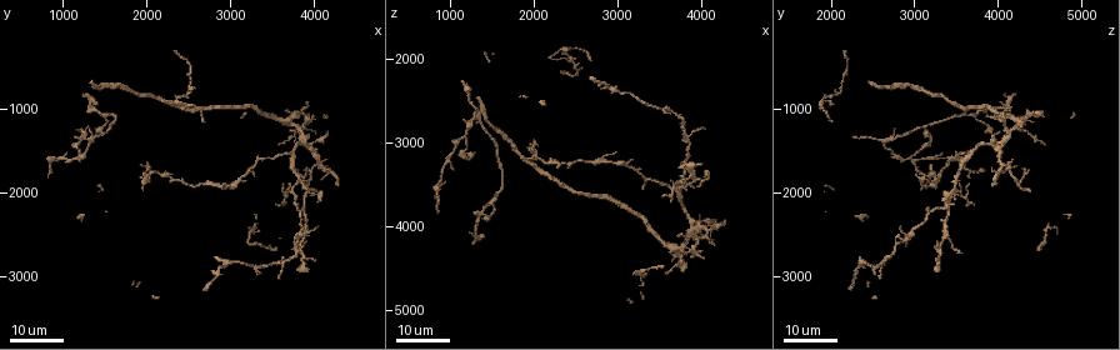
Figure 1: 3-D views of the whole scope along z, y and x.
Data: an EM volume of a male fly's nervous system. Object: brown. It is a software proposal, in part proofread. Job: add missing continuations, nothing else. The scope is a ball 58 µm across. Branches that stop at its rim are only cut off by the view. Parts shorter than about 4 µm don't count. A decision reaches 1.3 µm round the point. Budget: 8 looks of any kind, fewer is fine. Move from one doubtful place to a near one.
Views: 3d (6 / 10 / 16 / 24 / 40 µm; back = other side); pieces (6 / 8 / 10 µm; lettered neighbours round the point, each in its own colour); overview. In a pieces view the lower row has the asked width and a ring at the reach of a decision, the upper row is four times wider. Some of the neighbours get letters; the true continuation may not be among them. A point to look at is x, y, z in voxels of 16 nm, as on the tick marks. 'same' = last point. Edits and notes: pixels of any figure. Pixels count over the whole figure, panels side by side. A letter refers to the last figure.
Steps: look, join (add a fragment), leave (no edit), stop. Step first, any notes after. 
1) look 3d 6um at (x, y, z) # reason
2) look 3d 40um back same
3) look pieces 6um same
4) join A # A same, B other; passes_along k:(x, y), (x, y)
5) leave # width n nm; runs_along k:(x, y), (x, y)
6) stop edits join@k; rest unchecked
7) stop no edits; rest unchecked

look 3d 16um at (2650, 1150, 2050) # free end

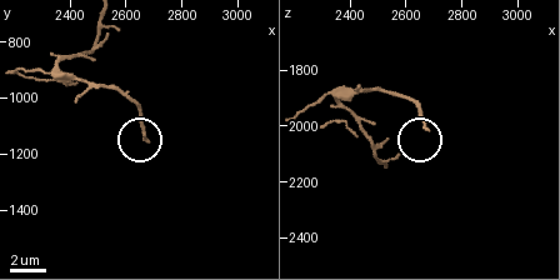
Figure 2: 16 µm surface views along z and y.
look 3d 6um at (2680, 1150, 2020)

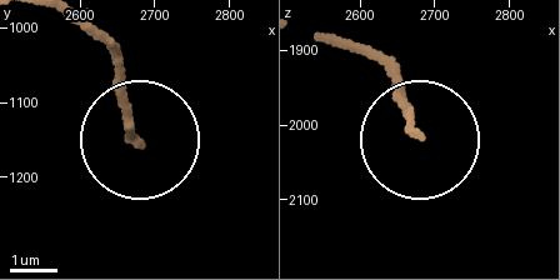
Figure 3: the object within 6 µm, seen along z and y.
look pieces 6um at (2675, 1150, 2010) # see the neighbours

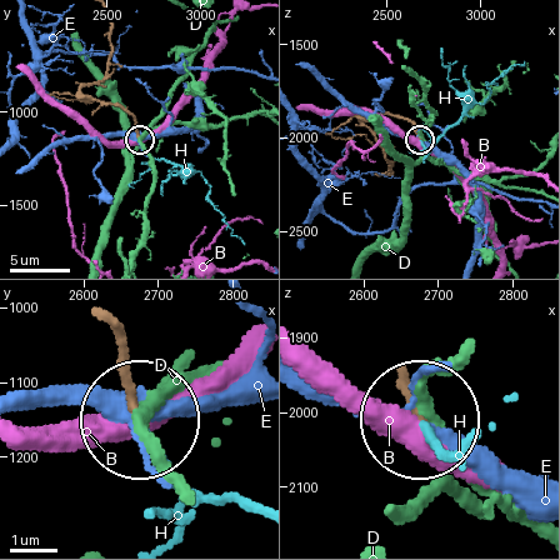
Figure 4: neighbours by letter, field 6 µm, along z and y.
join H # B other, D other, E other, H same; passes_along 4:(421, 141), (440, 138), (524, 61); the cell continues

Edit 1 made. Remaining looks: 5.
look overview # redraw

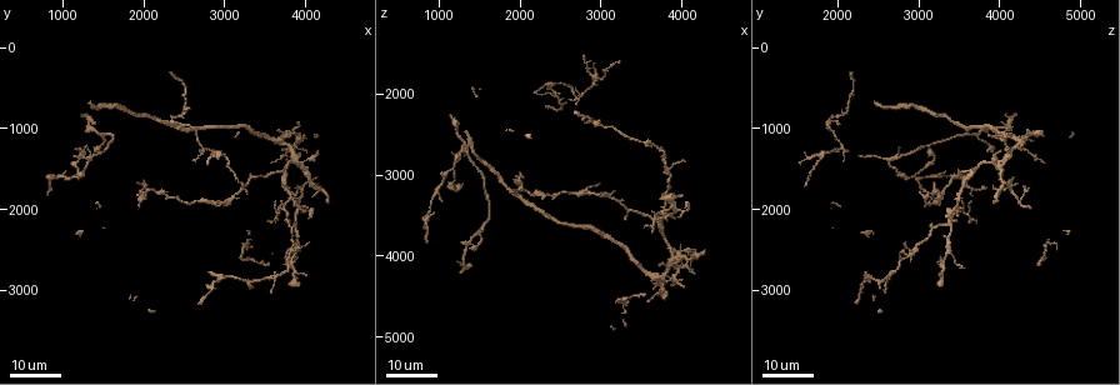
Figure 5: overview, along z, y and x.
look 3d 16um at (3650, 2200, 3700)

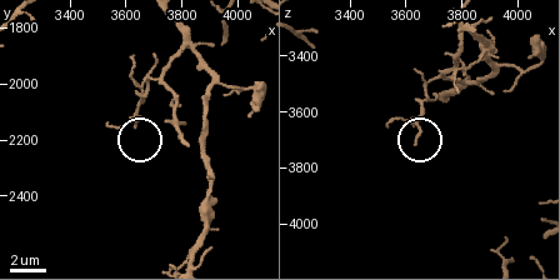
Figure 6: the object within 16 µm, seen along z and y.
look pieces 6um at (3630, 2150, 3720)

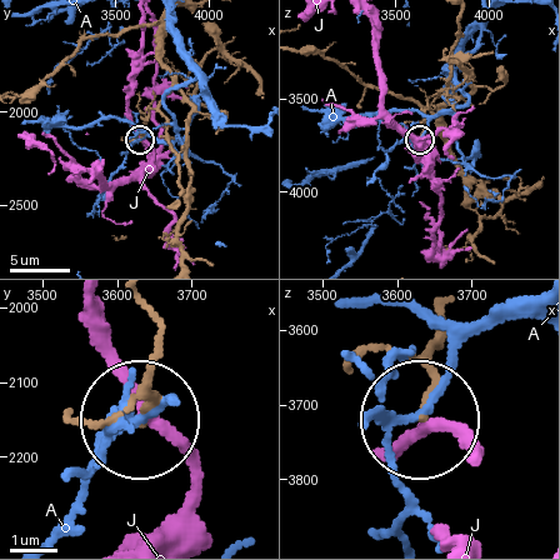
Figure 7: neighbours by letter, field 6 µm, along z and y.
leave # A other, J other; no lettered fragment goes on from it

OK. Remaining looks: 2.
look 3d 24um at (2800, 2800, 2350) # tapers out

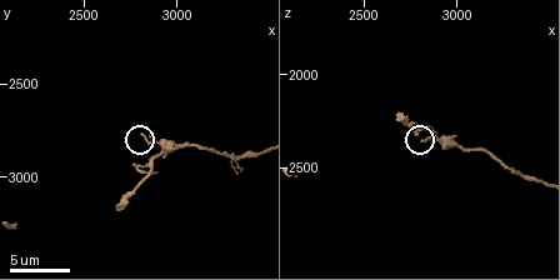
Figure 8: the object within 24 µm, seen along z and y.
look pieces 8um at (2820, 2780, 2360) # what lies round it

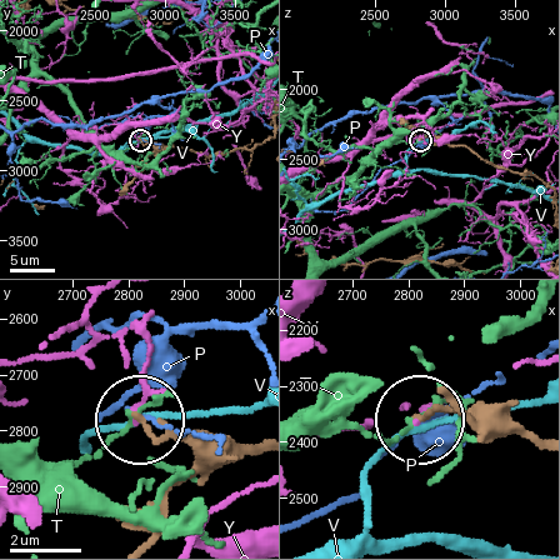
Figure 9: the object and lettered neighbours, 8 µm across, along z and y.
leave # P other, T other, V other, Y other; no lettered fragment goes on from it

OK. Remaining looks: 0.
stop edits join@4; rest unchecked

